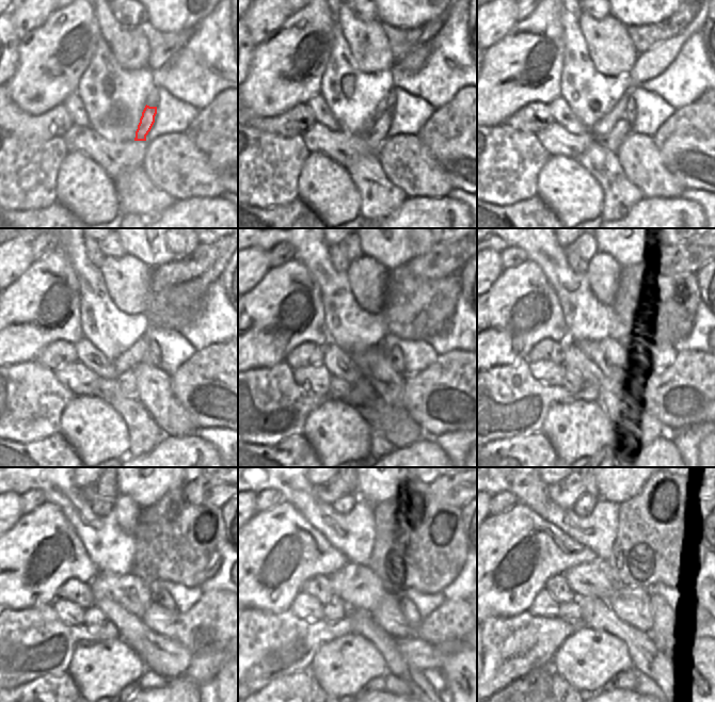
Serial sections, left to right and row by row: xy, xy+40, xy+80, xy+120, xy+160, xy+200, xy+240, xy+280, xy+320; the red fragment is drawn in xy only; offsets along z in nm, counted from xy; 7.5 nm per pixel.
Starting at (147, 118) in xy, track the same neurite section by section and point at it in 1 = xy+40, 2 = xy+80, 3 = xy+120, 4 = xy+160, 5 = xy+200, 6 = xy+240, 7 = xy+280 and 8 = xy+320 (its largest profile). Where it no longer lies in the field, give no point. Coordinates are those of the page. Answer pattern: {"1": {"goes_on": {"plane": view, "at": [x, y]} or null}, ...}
{"1": {"goes_on": {"plane": "xy+40", "at": [378, 132]}}, "2": {"goes_on": {"plane": "xy+80", "at": [610, 141]}}, "3": {"goes_on": {"plane": "xy+120", "at": [127, 380]}}, "4": {"goes_on": {"plane": "xy+160", "at": [363, 385]}}, "5": {"goes_on": {"plane": "xy+200", "at": [503, 402]}}, "6": {"goes_on": {"plane": "xy+240", "at": [20, 645]}}, "7": {"goes_on": {"plane": "xy+280", "at": [259, 647]}}, "8": {"goes_on": {"plane": "xy+320", "at": [513, 647]}}}

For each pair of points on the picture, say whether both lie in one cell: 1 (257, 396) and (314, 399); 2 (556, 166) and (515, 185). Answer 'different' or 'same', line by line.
1: same
2: different

